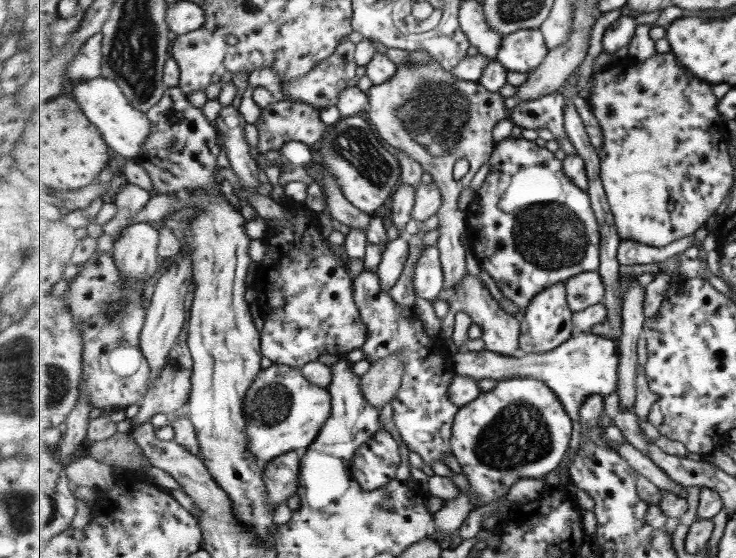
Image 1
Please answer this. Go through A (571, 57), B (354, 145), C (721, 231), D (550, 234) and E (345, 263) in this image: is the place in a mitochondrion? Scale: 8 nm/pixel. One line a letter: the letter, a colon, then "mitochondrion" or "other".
A: other
B: mitochondrion
C: other
D: mitochondrion
E: other

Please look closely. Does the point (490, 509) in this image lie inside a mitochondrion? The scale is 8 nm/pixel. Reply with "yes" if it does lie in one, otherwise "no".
no

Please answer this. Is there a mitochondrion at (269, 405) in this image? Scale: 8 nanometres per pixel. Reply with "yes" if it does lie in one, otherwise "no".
yes

